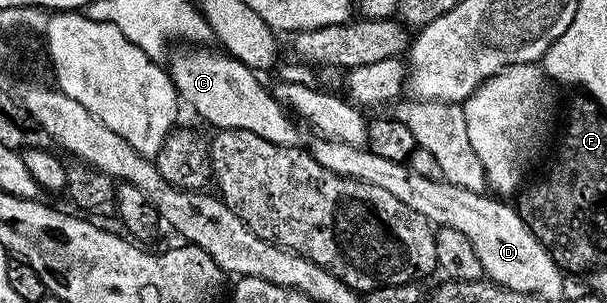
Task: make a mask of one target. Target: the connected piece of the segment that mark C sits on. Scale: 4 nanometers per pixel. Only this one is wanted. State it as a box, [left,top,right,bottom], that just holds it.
[168,47,300,147]

